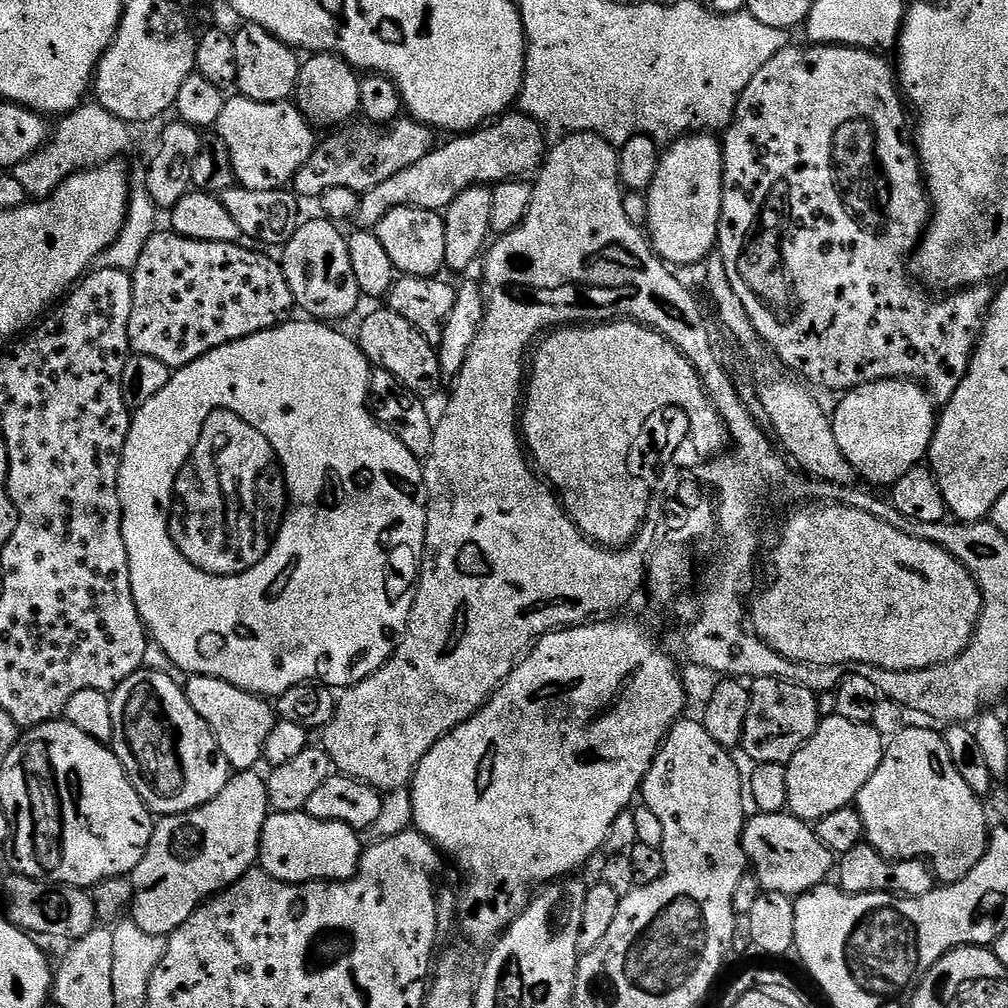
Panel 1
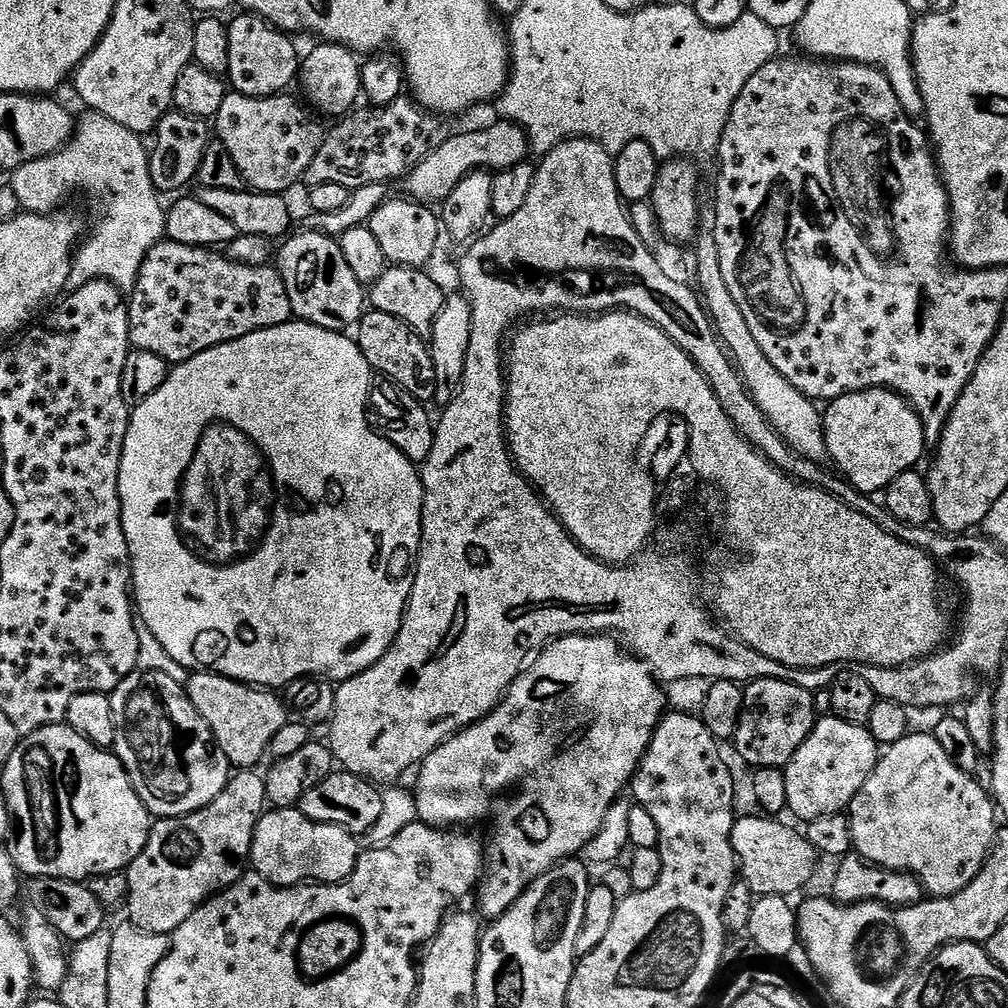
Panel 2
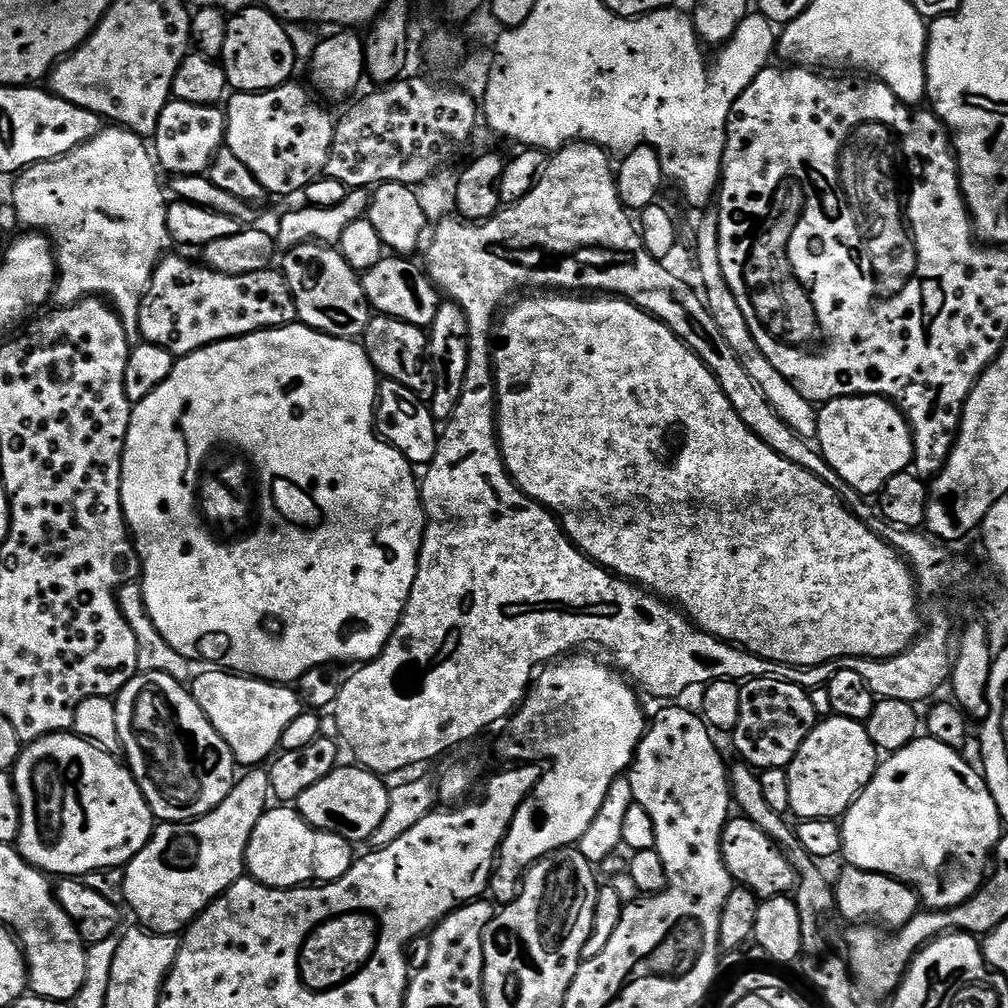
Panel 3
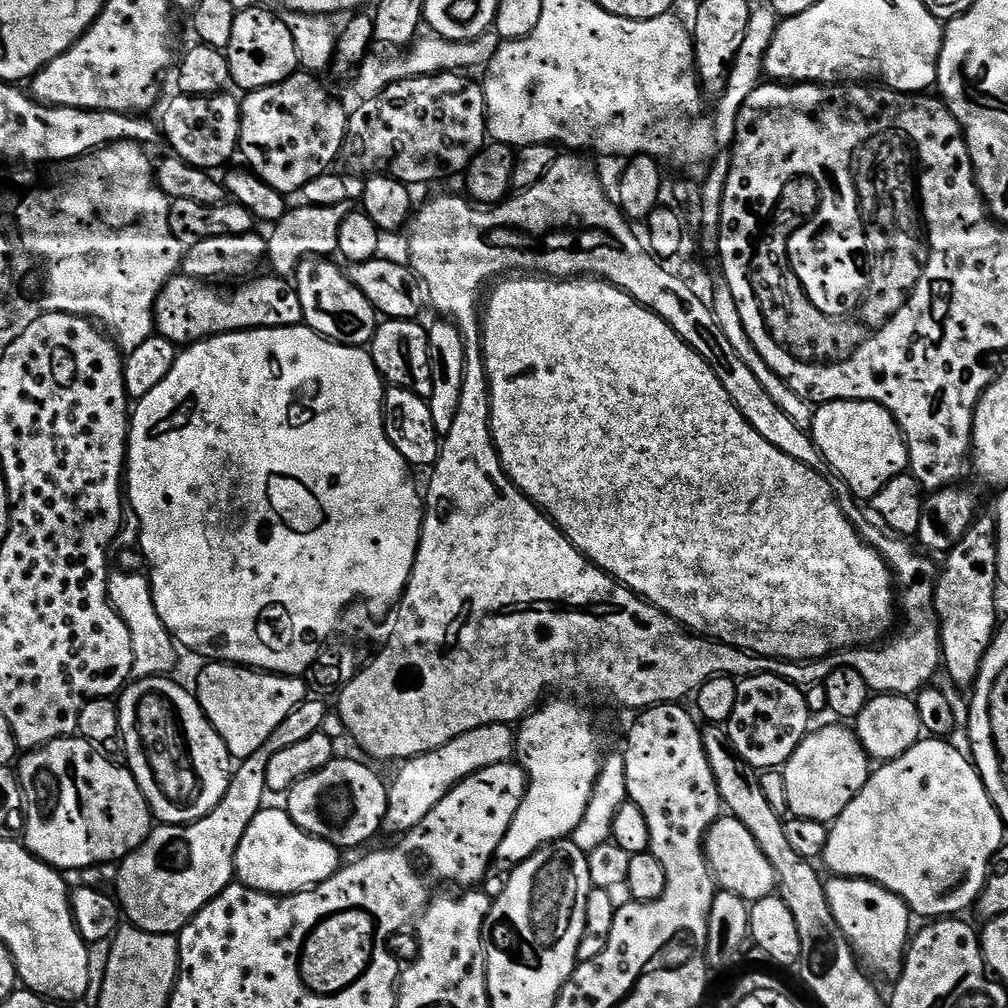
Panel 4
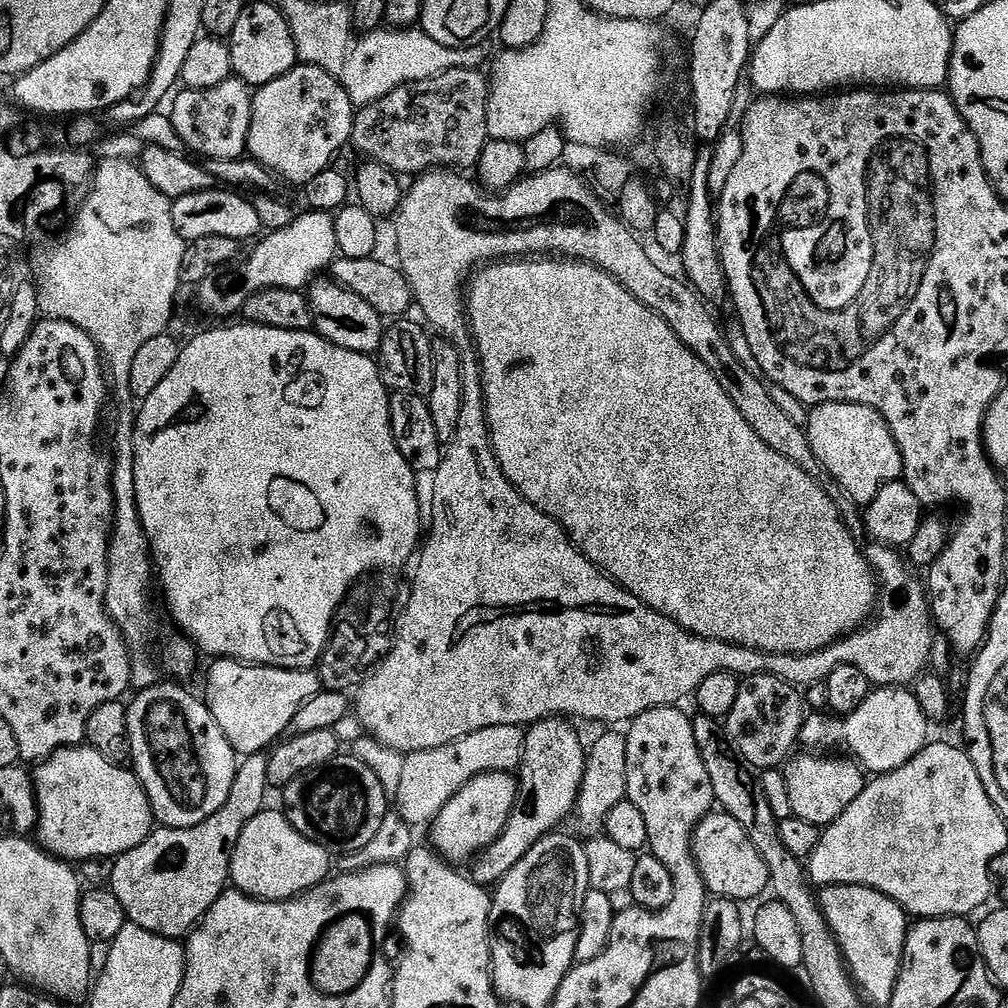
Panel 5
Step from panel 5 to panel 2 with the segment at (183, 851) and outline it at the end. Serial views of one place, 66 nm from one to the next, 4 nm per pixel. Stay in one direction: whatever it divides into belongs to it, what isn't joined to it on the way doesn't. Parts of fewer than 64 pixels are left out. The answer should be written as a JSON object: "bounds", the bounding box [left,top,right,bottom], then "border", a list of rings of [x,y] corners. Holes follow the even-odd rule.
{"bounds":[126,774,266,936],"border":[[[256,774],[233,775],[222,794],[202,810],[153,823],[142,854],[126,869],[126,906],[132,915],[131,923],[147,932],[168,936],[205,900],[237,884],[252,855],[254,830],[266,811],[263,775],[252,775]]]}

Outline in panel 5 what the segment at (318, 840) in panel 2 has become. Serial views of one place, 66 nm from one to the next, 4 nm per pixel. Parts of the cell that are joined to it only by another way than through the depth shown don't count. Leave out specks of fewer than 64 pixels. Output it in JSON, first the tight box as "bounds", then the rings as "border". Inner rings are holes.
{"bounds":[231,811,334,900],"border":[[[257,811],[255,818],[242,830],[242,834],[238,838],[238,846],[232,855],[231,887],[256,900],[290,900],[320,887],[329,879],[328,871],[334,868],[333,857],[325,848],[318,846],[318,842],[310,842],[310,838],[298,834],[298,830],[294,830],[294,826],[288,821],[288,817],[283,811],[268,811]]]}

